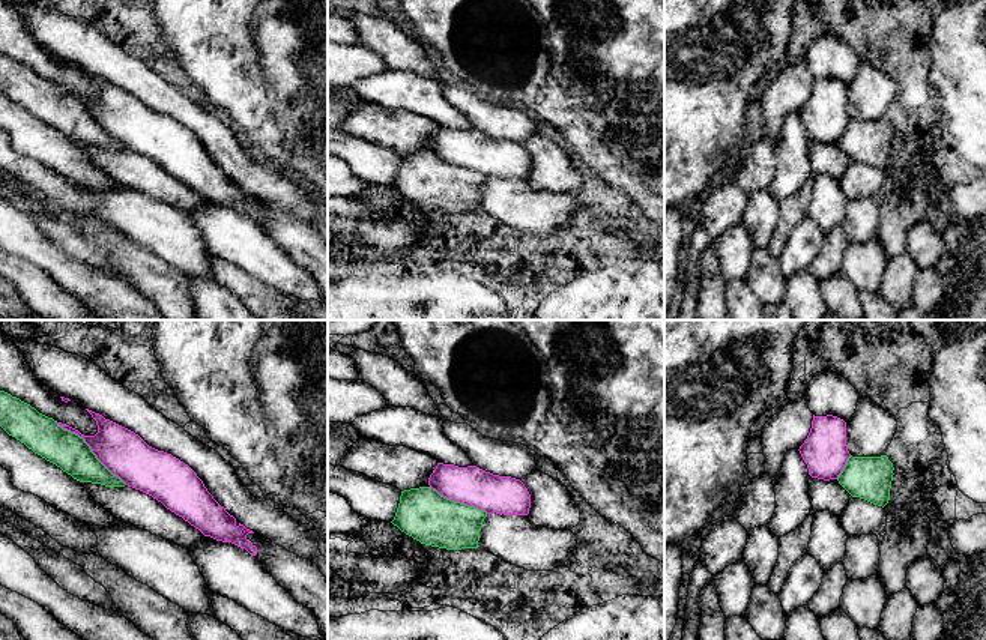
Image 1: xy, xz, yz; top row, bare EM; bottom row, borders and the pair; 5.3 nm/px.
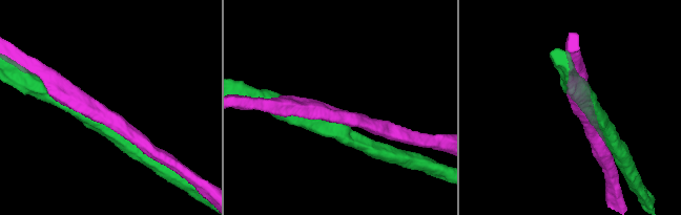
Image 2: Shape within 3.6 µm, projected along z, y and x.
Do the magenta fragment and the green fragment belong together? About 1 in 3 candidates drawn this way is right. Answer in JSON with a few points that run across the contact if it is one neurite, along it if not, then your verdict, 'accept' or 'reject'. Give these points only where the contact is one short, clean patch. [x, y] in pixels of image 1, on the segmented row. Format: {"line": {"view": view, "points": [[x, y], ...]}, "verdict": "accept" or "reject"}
{"verdict": "reject"}

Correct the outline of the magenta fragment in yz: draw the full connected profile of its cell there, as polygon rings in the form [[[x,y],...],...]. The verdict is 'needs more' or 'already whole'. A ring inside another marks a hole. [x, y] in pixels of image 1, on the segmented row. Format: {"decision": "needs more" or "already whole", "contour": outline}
{"decision": "already whole", "contour": [[[813,415],[810,433],[798,451],[812,478],[837,479],[851,457],[846,422],[833,415]]]}

